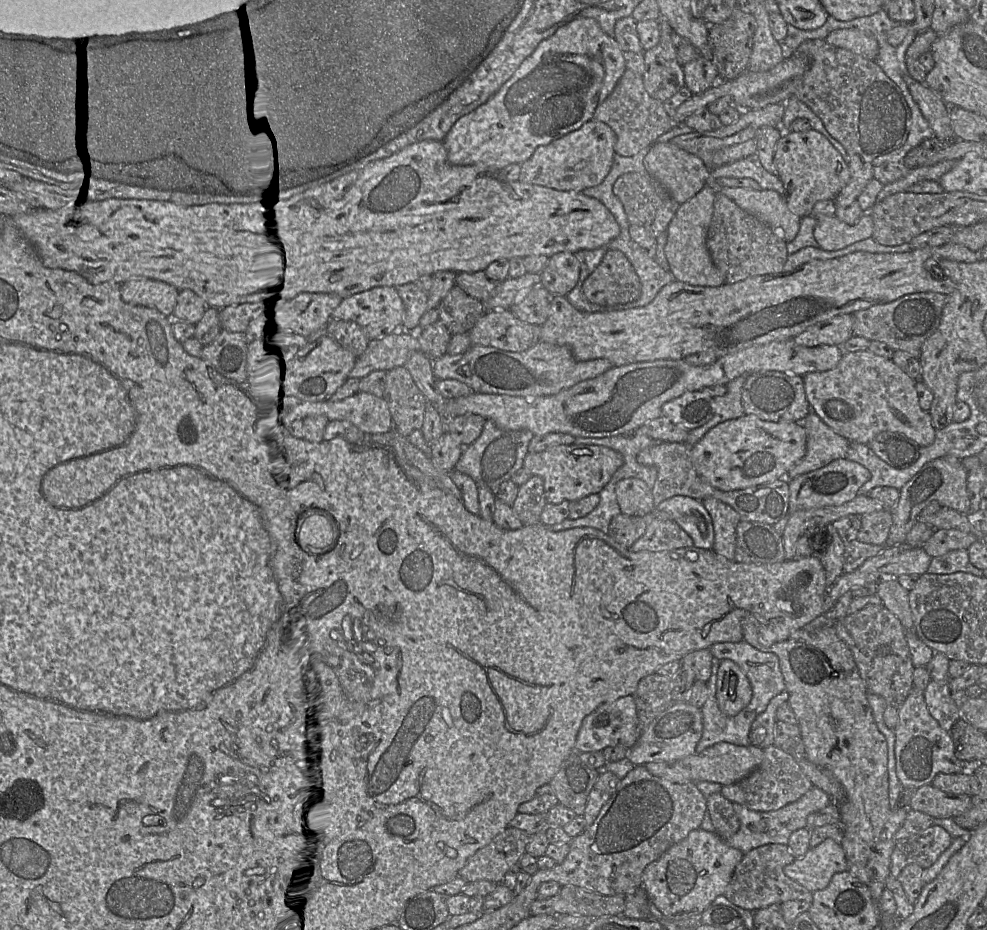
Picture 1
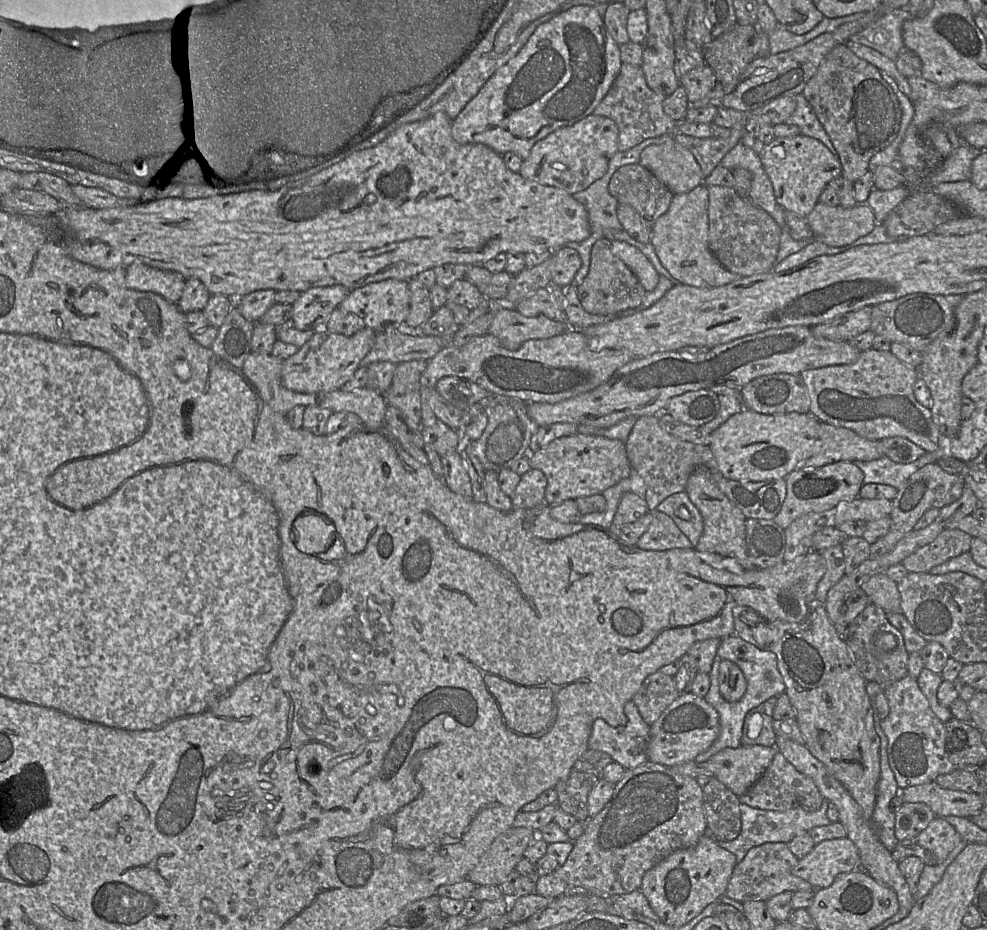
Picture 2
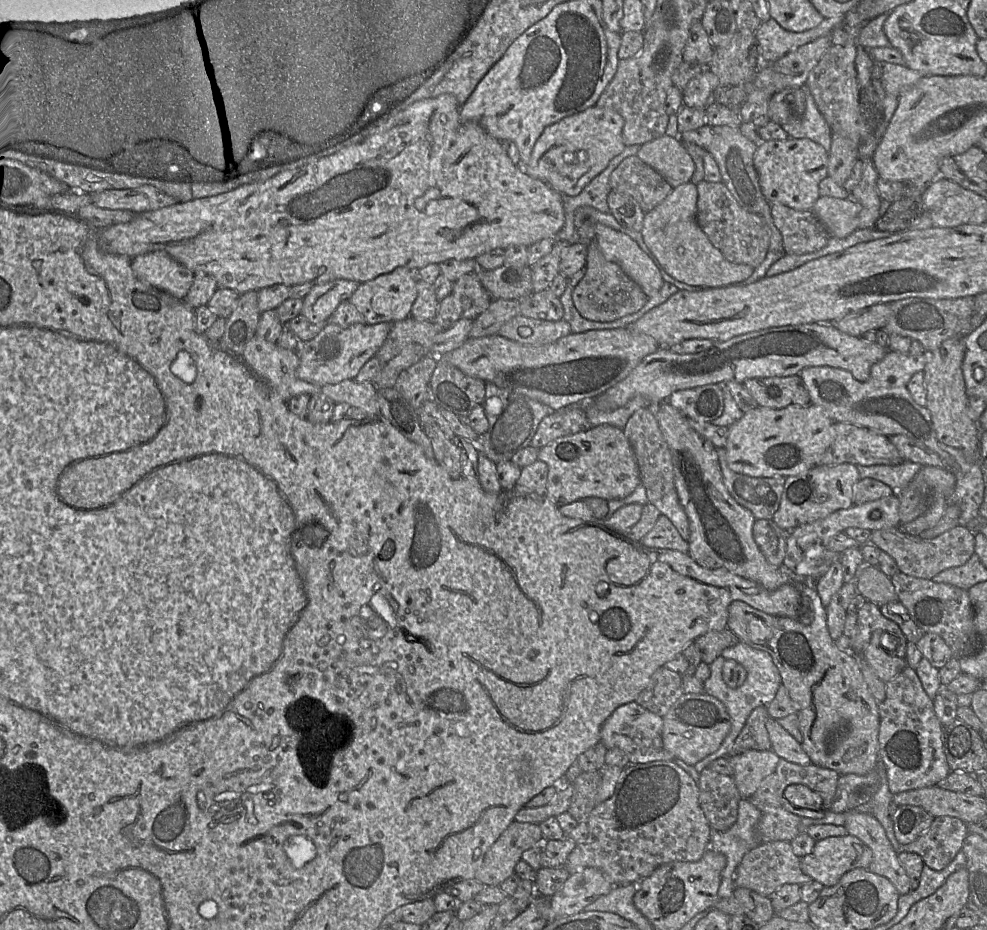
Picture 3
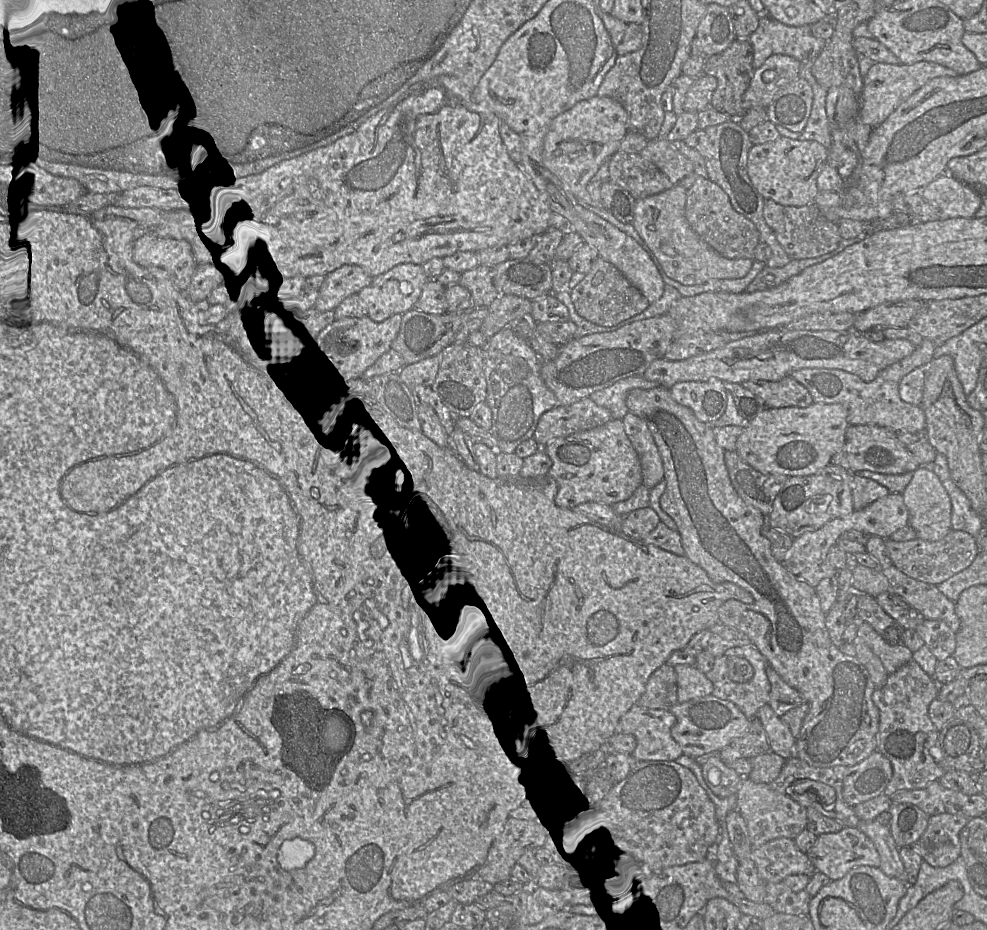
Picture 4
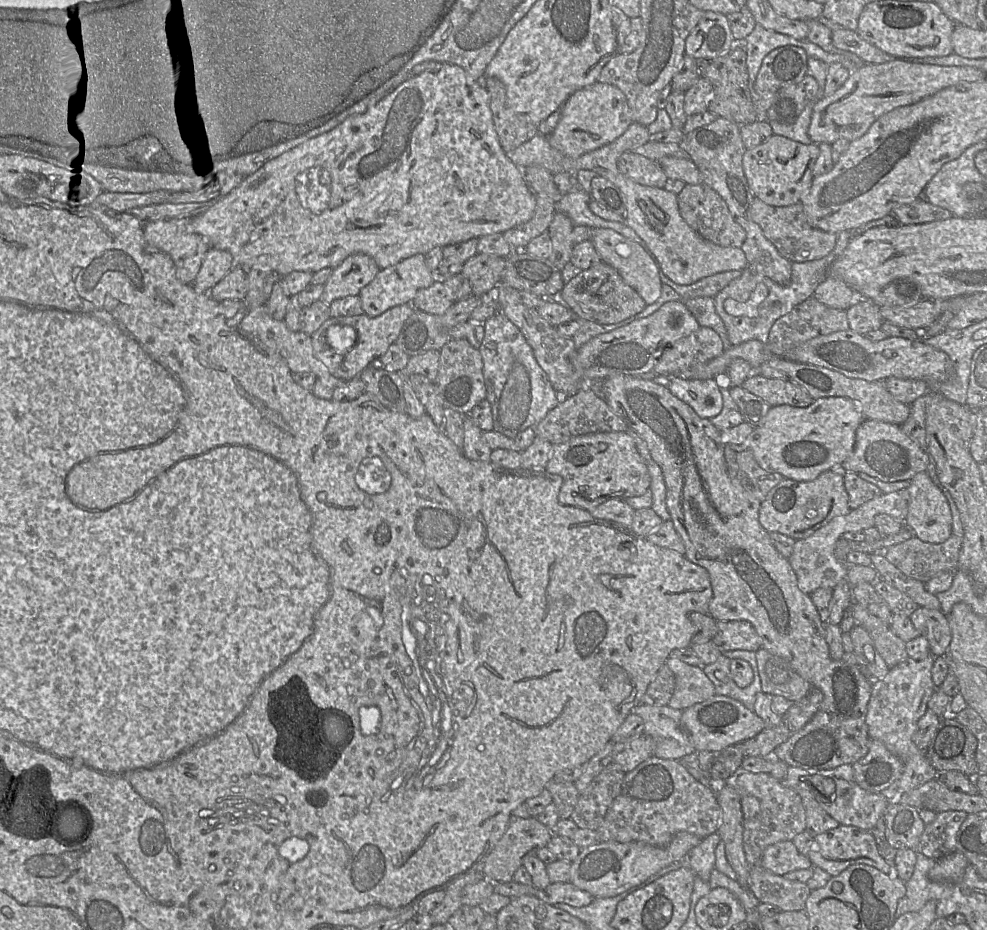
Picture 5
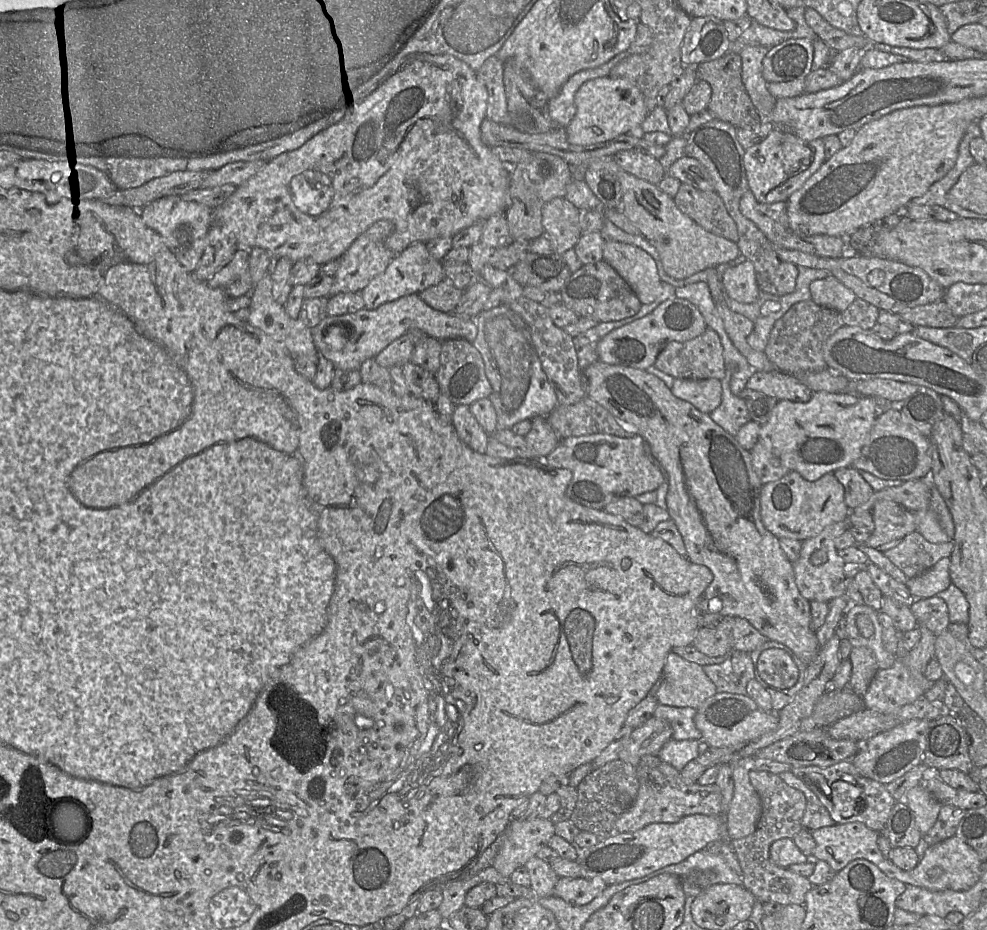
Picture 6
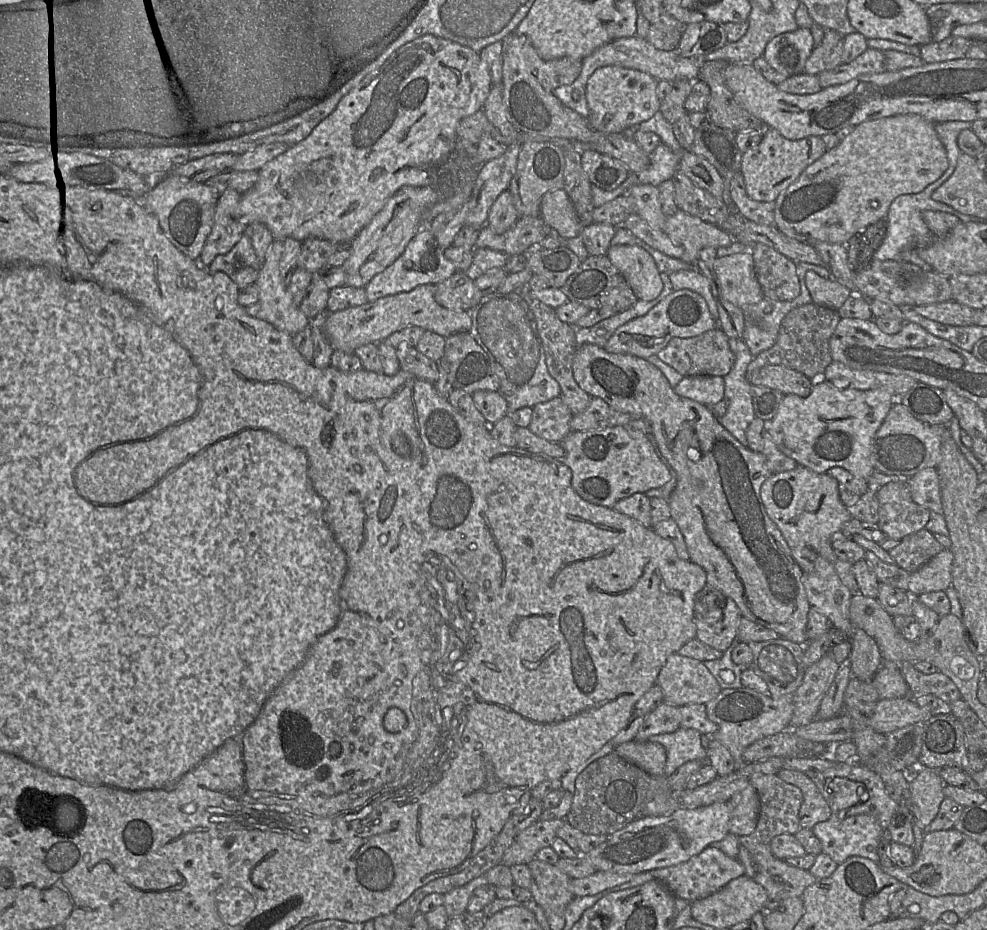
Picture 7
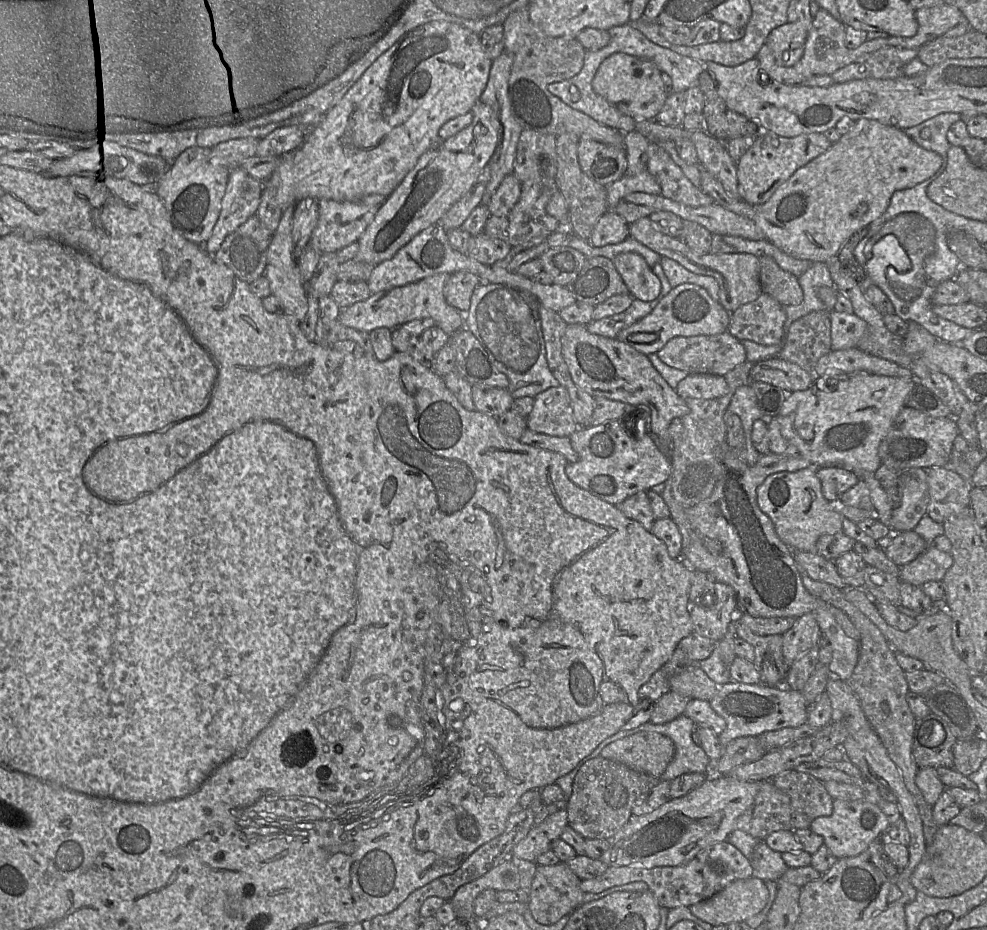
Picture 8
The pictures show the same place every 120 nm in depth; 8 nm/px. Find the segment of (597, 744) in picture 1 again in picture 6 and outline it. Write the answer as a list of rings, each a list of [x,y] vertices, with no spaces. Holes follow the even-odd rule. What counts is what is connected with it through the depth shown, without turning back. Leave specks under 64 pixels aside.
[[[658,703],[653,716],[666,720],[671,725],[673,739],[700,741],[702,734],[694,722],[696,713],[695,708],[673,707]]]

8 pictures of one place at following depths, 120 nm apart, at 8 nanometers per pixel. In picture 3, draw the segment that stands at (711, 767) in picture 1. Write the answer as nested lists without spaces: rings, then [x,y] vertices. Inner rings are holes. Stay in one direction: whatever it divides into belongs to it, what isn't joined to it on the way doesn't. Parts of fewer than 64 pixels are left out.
[[[772,749],[747,750],[728,758],[734,769],[732,777],[744,799],[752,797],[762,781],[776,770],[780,760]]]

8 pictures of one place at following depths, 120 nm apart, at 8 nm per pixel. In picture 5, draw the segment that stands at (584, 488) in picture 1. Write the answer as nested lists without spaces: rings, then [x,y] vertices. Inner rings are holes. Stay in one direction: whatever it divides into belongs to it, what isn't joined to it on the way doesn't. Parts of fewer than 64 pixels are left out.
[[[629,431],[585,434],[554,444],[545,469],[563,478],[558,493],[561,504],[575,506],[588,512],[607,500],[641,496],[651,485],[648,466],[640,456]]]

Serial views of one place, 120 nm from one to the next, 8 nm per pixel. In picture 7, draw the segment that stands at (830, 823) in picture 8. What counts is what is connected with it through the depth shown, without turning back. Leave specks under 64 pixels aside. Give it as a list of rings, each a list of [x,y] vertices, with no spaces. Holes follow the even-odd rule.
[[[837,814],[813,827],[820,840],[822,852],[838,865],[850,857],[868,858],[880,864],[878,845],[883,828],[874,816],[857,814],[840,819]]]

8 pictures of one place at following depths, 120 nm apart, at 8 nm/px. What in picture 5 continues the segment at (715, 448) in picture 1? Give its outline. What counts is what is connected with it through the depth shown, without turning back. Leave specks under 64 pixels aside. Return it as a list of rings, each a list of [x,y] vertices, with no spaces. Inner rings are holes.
[[[844,397],[817,398],[807,407],[771,406],[749,435],[748,449],[763,469],[796,481],[812,481],[827,470],[841,470],[863,420],[859,405]]]

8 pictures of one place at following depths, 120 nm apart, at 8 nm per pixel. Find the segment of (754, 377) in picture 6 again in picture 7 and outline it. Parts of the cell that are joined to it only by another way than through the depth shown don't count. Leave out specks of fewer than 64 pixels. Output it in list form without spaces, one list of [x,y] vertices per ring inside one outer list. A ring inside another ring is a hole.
[[[766,365],[753,371],[749,382],[779,390],[784,395],[796,394],[800,397],[809,396],[813,387],[812,379],[782,365]]]

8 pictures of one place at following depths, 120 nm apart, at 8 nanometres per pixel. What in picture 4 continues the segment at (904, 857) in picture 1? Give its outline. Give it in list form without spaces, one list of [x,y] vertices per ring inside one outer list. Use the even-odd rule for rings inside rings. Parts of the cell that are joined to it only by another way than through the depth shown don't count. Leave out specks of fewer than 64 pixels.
[[[942,813],[930,816],[928,826],[910,847],[933,867],[946,867],[961,856],[960,832],[968,818]]]

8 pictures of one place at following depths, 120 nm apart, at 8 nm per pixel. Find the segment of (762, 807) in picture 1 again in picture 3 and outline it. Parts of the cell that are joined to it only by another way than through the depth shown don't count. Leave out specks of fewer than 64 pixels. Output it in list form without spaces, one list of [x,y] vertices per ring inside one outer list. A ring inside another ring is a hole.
[[[780,758],[776,770],[762,781],[759,788],[749,799],[754,805],[766,804],[780,807],[798,815],[801,818],[823,818],[825,816],[826,811],[831,811],[831,805],[833,802],[833,798],[836,794],[839,778],[840,774],[835,770],[820,767],[813,763],[808,765],[800,765]],[[791,784],[803,784],[808,786],[813,791],[819,793],[823,799],[822,808],[820,810],[812,810],[807,808],[796,807],[791,804],[784,795],[786,787]]]

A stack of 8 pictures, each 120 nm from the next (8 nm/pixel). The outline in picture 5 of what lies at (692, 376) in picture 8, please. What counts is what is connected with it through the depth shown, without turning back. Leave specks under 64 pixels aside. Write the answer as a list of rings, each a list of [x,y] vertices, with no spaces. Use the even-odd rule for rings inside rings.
[[[671,377],[667,388],[674,396],[691,406],[701,418],[710,419],[723,408],[723,397],[714,378]]]

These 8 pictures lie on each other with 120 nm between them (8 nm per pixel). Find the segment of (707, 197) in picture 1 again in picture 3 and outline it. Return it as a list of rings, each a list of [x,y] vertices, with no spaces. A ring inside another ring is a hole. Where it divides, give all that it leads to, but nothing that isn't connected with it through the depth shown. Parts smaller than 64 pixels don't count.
[[[687,182],[672,189],[669,195],[654,209],[645,213],[641,234],[643,241],[658,260],[662,269],[679,282],[700,288],[717,288],[746,280],[754,271],[747,264],[729,262],[709,241],[696,220],[698,192],[696,184]]]

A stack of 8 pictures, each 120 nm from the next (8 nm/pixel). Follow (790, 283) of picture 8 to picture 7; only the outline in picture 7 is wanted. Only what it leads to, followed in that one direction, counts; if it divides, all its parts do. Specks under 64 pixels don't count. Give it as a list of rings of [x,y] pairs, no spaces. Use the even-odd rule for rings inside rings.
[[[762,243],[752,244],[756,278],[765,297],[791,301],[800,294],[796,262]]]

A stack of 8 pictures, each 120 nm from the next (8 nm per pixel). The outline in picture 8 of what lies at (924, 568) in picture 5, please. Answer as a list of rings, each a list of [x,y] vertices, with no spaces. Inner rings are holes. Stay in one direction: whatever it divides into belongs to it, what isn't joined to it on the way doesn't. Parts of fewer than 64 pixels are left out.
[[[912,531],[892,533],[892,542],[884,550],[886,556],[902,567],[917,558],[929,544]]]

